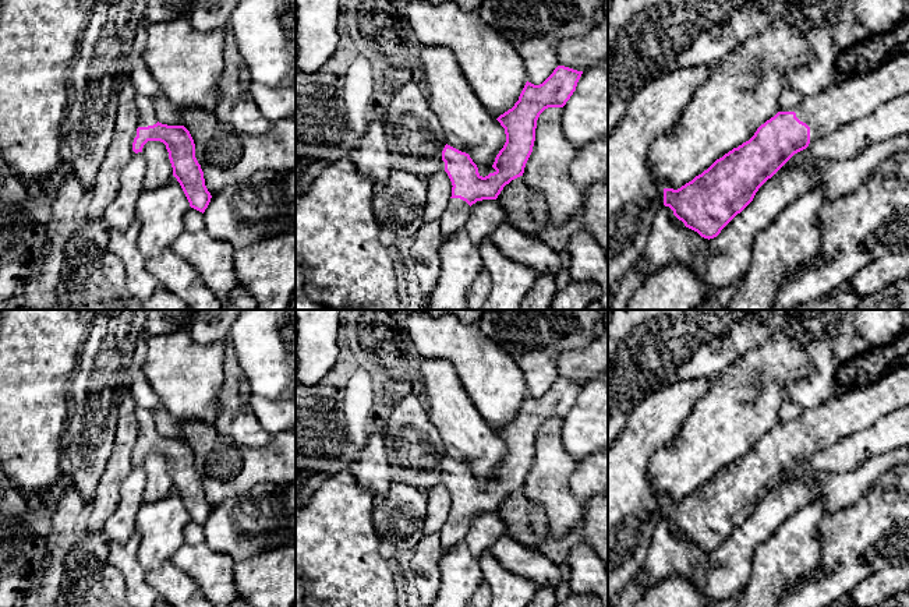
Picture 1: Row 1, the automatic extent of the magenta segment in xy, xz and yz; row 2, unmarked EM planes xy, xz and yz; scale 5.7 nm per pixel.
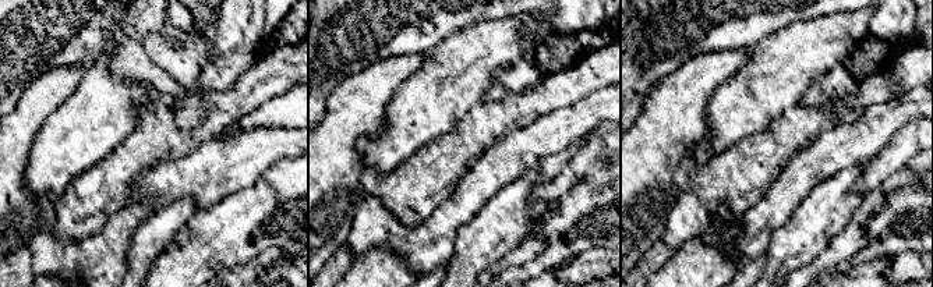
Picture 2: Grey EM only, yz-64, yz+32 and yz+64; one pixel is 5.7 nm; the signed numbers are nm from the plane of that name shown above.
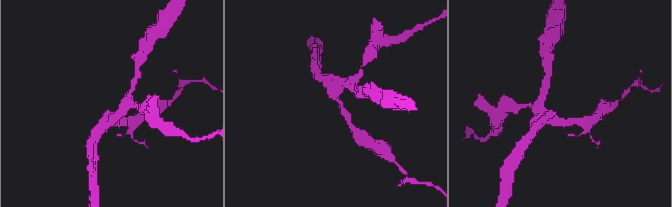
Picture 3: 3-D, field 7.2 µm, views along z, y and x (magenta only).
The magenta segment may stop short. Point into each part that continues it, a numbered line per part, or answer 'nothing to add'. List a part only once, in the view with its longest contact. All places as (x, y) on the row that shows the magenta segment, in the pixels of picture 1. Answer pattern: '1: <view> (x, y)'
1: yz (858, 96)

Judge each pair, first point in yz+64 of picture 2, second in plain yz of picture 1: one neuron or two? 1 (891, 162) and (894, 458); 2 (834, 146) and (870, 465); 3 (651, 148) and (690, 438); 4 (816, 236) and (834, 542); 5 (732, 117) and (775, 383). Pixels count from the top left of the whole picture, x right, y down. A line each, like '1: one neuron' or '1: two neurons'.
1: two neurons
2: two neurons
3: two neurons
4: two neurons
5: one neuron

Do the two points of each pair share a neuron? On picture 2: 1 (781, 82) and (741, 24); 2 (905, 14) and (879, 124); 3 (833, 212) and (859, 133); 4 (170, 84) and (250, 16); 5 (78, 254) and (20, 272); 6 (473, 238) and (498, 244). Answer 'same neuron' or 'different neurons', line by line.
1: different neurons
2: different neurons
3: different neurons
4: different neurons
5: different neurons
6: same neuron

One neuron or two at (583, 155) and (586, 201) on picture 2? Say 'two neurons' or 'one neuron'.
one neuron

